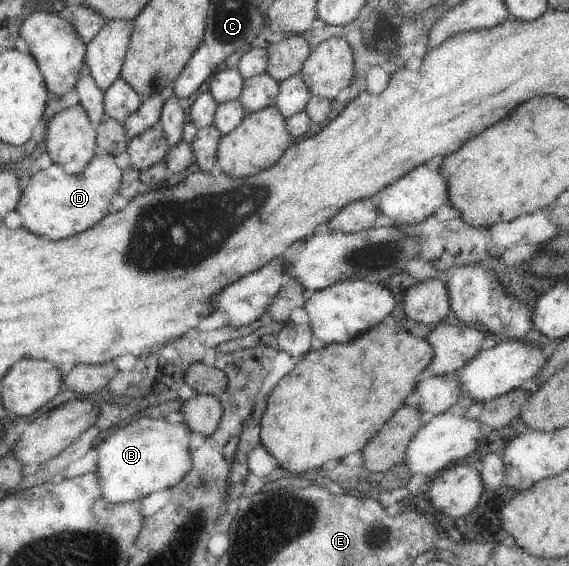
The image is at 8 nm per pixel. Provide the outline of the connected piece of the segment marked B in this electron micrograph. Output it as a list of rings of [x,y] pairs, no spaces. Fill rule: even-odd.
[[[142,414],[119,425],[111,435],[101,439],[94,449],[95,470],[100,497],[109,504],[121,504],[150,495],[165,488],[175,486],[190,469],[191,459],[187,450],[187,441],[191,433],[181,423],[168,423],[165,419],[150,419]]]

